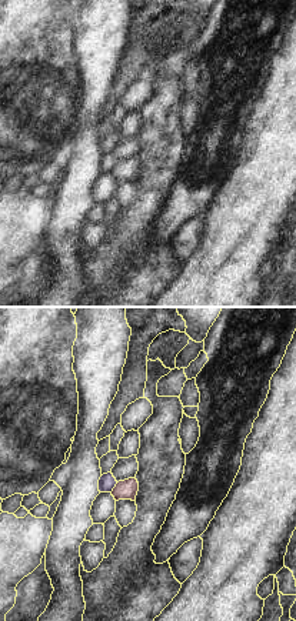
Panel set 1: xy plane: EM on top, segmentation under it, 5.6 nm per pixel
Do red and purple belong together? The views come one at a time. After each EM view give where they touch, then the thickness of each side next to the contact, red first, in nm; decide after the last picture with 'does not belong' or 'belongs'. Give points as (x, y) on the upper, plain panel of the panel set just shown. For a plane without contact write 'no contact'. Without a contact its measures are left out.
contact (115, 167); calibres 110 and 90 nm

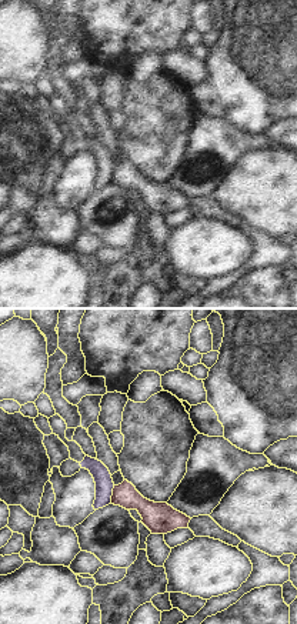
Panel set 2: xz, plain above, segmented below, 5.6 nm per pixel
contact (113, 174); calibres 140 and 100 nm

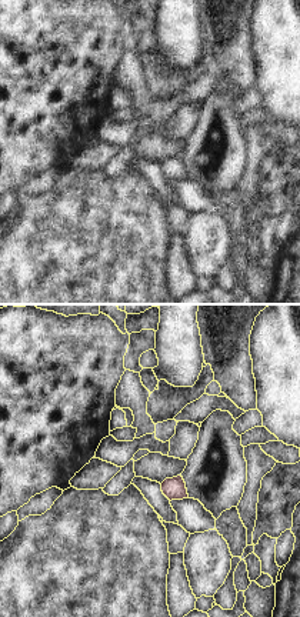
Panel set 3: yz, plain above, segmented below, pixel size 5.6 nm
no contact

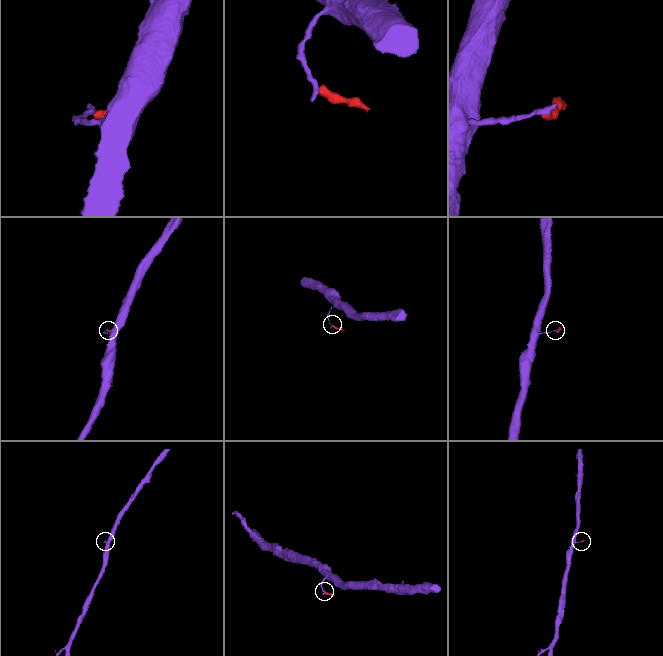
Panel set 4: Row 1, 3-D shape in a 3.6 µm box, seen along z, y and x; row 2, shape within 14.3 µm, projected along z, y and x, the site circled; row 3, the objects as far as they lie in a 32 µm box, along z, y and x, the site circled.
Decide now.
does not belong

